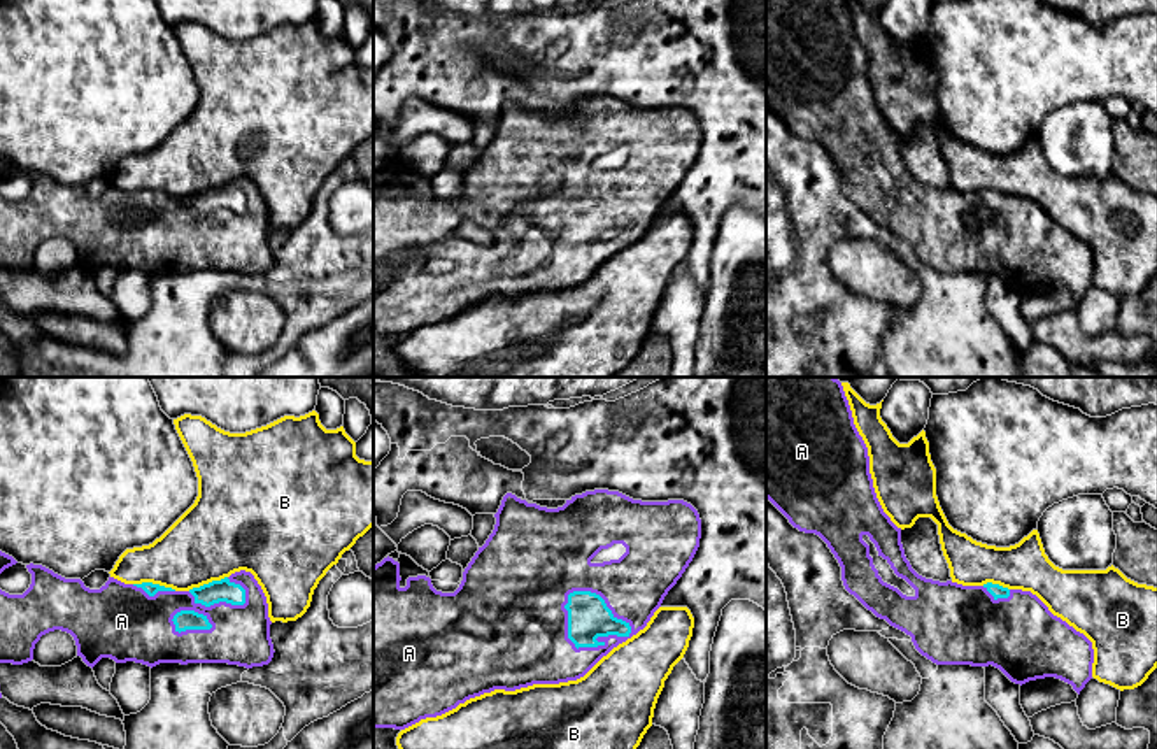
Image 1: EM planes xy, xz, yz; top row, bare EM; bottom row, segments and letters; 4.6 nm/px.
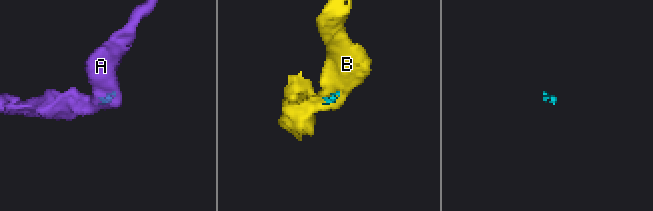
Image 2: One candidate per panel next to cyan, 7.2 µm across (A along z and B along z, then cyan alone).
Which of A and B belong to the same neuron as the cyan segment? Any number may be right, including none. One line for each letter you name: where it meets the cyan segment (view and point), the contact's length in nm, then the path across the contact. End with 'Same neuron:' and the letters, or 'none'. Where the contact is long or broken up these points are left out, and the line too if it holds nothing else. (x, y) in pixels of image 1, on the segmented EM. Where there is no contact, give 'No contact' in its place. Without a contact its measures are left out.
A: Touches cyan at xz (605, 604). Shared border 340 nm
Same neuron: A

